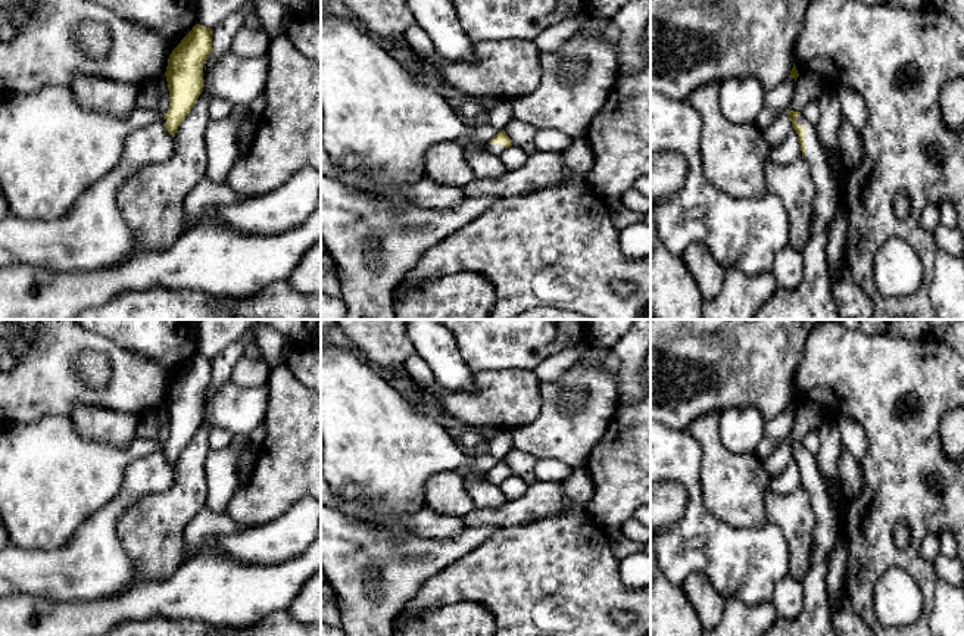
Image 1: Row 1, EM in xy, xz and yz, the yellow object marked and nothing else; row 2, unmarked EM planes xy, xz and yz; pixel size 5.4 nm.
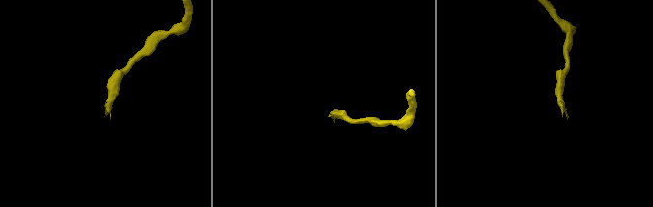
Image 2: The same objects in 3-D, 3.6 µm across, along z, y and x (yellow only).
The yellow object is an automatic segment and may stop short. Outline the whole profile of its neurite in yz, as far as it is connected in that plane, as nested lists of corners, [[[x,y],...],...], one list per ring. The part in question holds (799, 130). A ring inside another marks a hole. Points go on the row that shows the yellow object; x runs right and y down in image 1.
[[[789,110],[787,115],[814,181],[812,224],[809,241],[802,252],[802,281],[793,290],[777,289],[756,311],[754,319],[840,319],[832,294],[826,255],[829,228],[840,203],[839,188],[818,143],[815,127],[802,118],[801,112]]]

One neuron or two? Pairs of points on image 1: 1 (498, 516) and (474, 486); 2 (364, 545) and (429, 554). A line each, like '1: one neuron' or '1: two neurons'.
1: two neurons
2: one neuron

